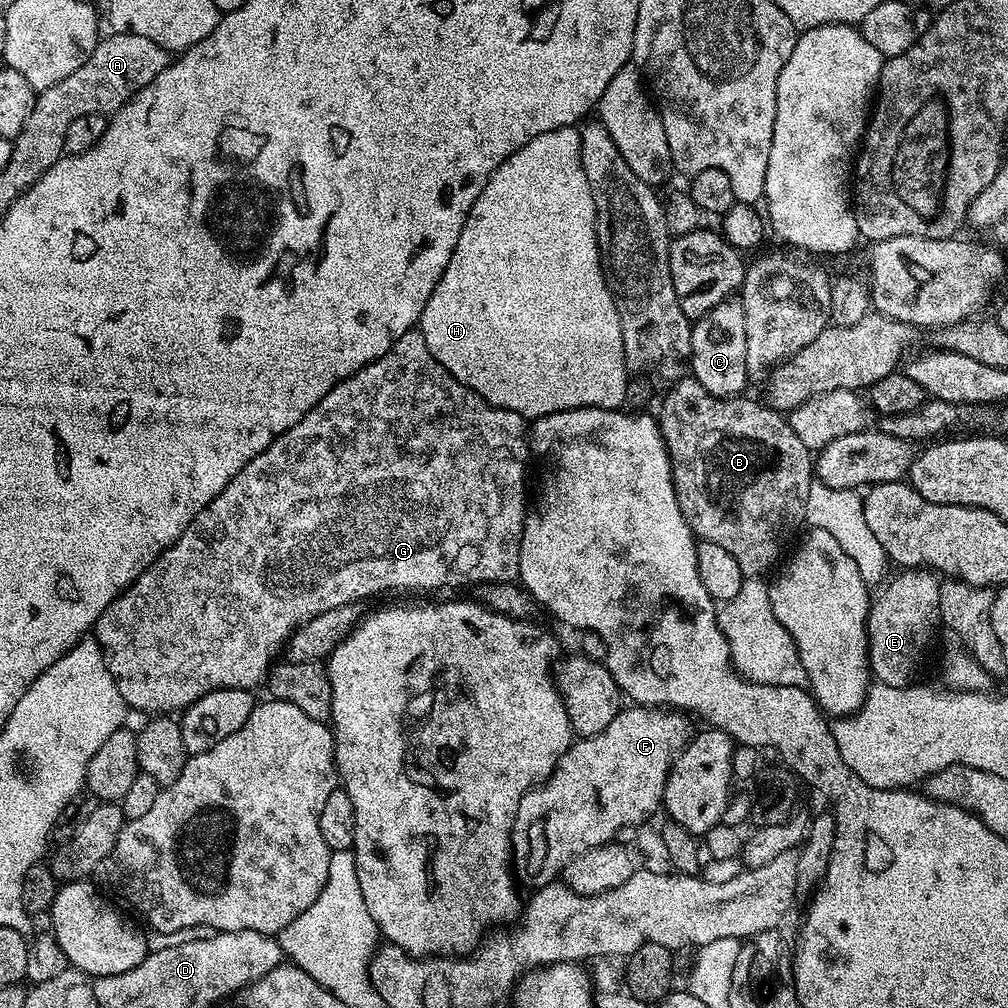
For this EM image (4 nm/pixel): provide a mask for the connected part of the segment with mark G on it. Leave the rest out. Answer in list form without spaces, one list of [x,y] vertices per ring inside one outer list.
[[[419,330],[402,334],[402,338],[398,338],[398,342],[394,342],[391,352],[387,352],[382,358],[370,362],[353,376],[346,377],[341,384],[335,384],[332,391],[327,392],[293,428],[286,430],[272,445],[266,450],[262,450],[262,454],[258,458],[246,462],[246,466],[242,466],[242,470],[238,470],[238,474],[222,490],[222,494],[218,494],[214,498],[214,502],[210,502],[200,511],[198,518],[194,518],[194,522],[190,522],[190,526],[186,526],[184,533],[125,592],[121,592],[119,598],[110,602],[110,606],[106,606],[106,610],[100,615],[96,623],[94,638],[100,643],[101,650],[104,651],[104,660],[107,662],[110,674],[118,686],[118,694],[122,694],[124,703],[128,705],[129,709],[136,711],[137,708],[140,712],[148,712],[146,714],[176,714],[189,708],[198,698],[202,698],[214,690],[222,690],[223,688],[256,690],[259,684],[261,687],[267,681],[268,673],[273,667],[274,661],[281,655],[284,645],[292,637],[292,631],[299,624],[310,622],[310,618],[318,618],[318,614],[323,614],[325,610],[334,610],[334,606],[364,602],[367,596],[376,596],[383,588],[464,588],[467,584],[479,586],[491,583],[513,583],[520,574],[518,554],[522,542],[524,517],[530,504],[529,497],[528,500],[524,497],[524,479],[528,476],[528,456],[530,457],[530,428],[525,417],[520,416],[514,410],[495,408],[492,404],[487,404],[474,390],[470,390],[465,384],[458,382],[458,378],[451,376],[436,361],[434,354],[430,354],[430,346],[426,346],[426,338],[422,338]]]

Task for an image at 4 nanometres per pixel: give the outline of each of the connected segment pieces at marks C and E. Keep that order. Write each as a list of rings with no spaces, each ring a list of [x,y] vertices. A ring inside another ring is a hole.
[[[739,299],[723,300],[714,310],[701,316],[692,324],[690,338],[692,355],[688,366],[694,377],[714,397],[728,399],[741,395],[750,382],[746,364],[746,314]]]
[[[903,569],[898,576],[871,601],[867,618],[868,664],[871,675],[880,684],[907,688],[922,662],[922,652],[929,646],[935,624],[939,623],[940,586],[937,573],[931,569]]]

